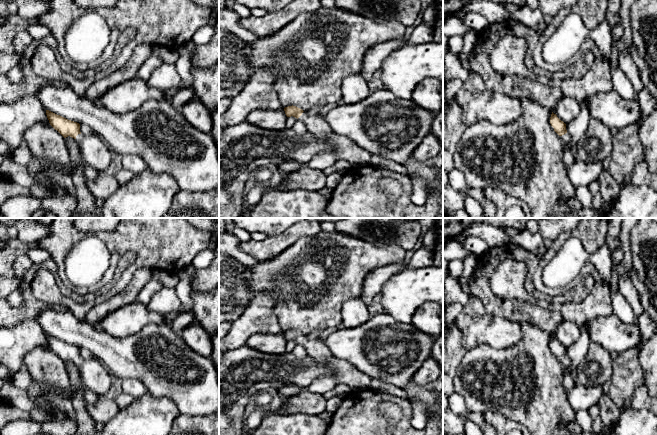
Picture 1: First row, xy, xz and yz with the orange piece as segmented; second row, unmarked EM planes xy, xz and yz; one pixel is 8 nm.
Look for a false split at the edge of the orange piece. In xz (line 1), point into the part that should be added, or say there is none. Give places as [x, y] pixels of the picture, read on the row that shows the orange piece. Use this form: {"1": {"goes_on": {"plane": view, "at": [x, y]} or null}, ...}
{"1": {"goes_on": {"plane": "xz", "at": [315, 124]}}}

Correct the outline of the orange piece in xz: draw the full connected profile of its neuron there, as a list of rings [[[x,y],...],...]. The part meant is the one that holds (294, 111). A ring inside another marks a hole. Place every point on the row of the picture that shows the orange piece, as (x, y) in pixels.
[[[293,105],[285,107],[284,111],[287,117],[293,116],[302,120],[307,127],[307,131],[318,137],[327,140],[328,136],[333,132],[331,127],[324,120],[324,117],[318,113],[315,115],[308,115],[307,112]]]

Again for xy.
[[[49,110],[46,115],[50,125],[64,138],[70,136],[76,140],[84,160],[99,173],[104,172],[111,162],[111,149],[103,143],[96,133],[84,135],[80,132],[80,124],[68,120]]]

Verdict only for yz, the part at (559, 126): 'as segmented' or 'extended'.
extended

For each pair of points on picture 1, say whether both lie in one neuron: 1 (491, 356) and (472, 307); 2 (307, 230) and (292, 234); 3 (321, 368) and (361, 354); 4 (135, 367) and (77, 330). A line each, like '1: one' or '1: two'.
1: two
2: one
3: two
4: one

